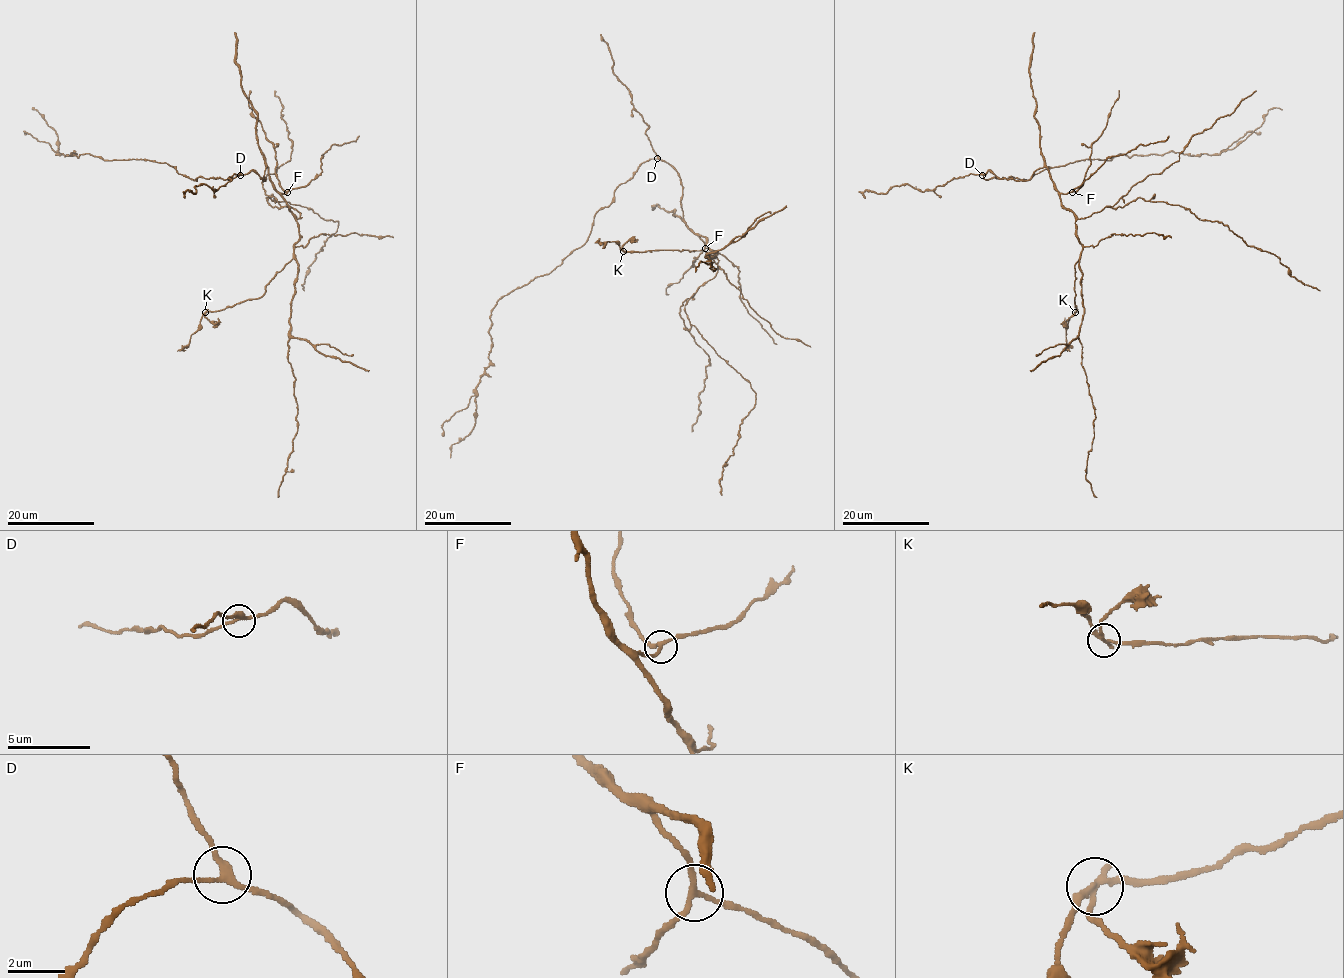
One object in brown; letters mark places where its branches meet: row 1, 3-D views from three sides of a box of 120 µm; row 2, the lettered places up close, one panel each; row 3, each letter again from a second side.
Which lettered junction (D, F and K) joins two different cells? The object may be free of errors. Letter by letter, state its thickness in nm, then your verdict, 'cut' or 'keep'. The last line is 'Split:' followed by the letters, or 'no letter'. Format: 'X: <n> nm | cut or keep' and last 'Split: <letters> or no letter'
D: 240 nm | keep
F: 200 nm | keep
K: 200 nm | cut
Split: K

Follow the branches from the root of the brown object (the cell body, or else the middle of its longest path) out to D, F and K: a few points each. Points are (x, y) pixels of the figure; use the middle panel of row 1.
D: (676, 171), (657, 158)
F: (676, 171), (682, 187), (683, 221), (705, 248)
K: (676, 171), (682, 187), (683, 221), (717, 252), (711, 257), (703, 250), (623, 251)

